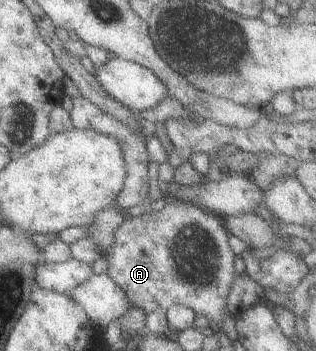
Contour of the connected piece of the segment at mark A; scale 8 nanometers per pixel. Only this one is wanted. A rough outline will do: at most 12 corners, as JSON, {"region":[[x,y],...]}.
{"region":[[218,215],[119,223],[105,273],[132,308],[224,319],[236,274]]}

